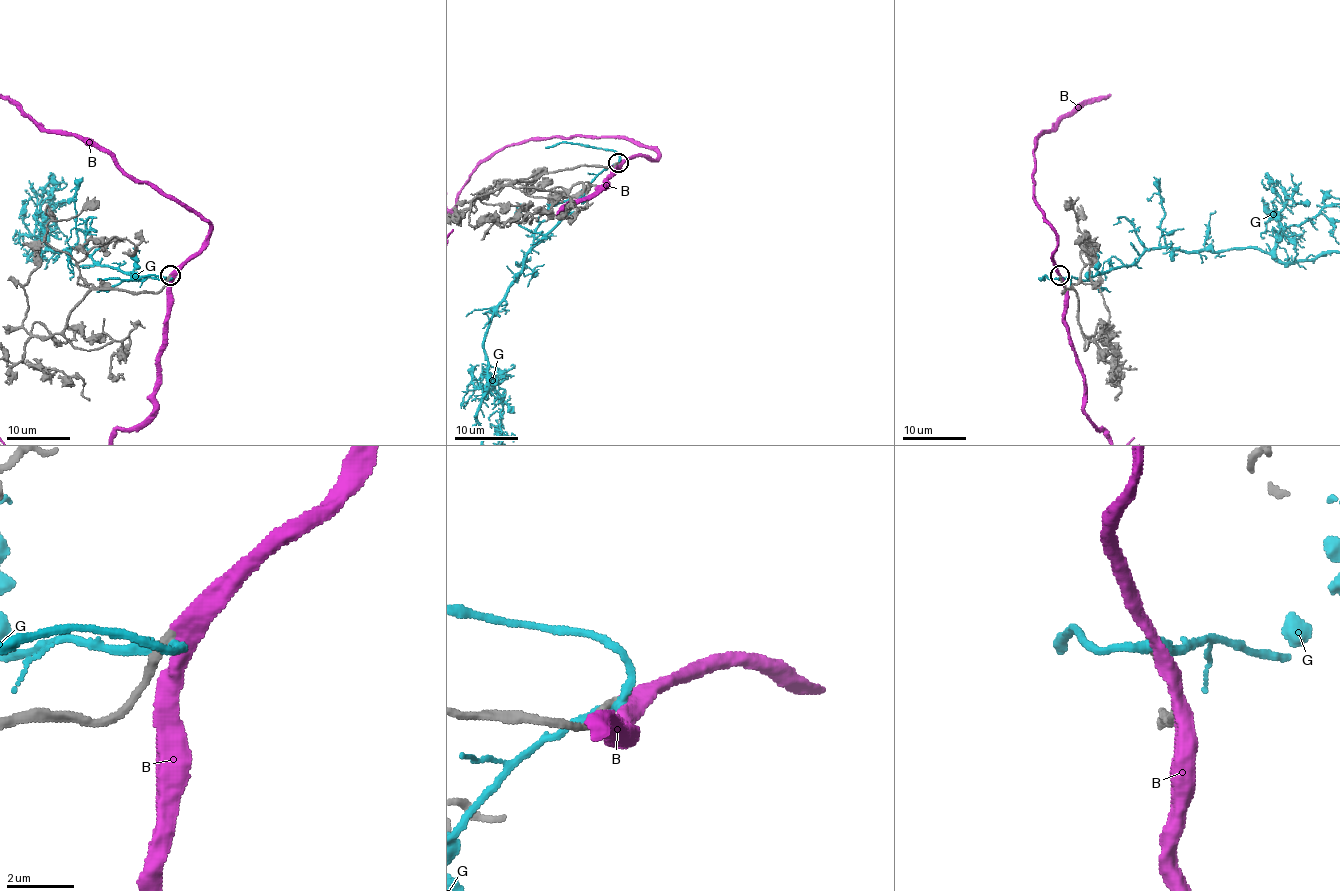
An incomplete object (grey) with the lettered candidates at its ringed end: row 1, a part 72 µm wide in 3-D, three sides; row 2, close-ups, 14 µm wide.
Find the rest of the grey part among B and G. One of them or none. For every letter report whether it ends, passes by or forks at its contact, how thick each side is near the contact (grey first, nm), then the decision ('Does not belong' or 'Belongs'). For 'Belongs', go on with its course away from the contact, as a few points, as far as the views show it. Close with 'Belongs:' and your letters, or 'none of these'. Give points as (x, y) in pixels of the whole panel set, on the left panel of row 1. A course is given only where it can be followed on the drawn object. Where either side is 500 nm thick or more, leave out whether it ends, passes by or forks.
B: It passes by. Thickness 260 nm (grey) against 440 nm. Belongs. Its course: (170, 275), (201, 247), (205, 220), (2, 97)
G: It passes by. Thickness 320 nm (grey) against 280 nm. Does not belong
Belongs: B

